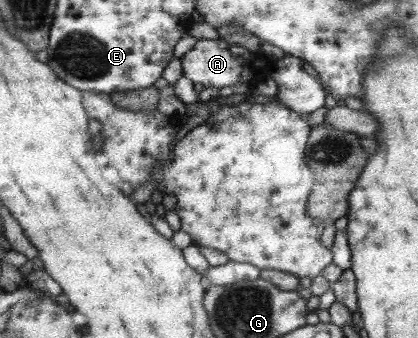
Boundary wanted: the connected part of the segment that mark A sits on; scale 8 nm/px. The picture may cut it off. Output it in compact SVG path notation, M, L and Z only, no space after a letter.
M219 38L214 40L196 41L192 49L184 53L180 58L182 76L190 79L198 88L232 87L232 85L246 85L252 91L257 83L266 79L272 73L271 60L264 57L259 51L251 52L246 48L225 43Z

